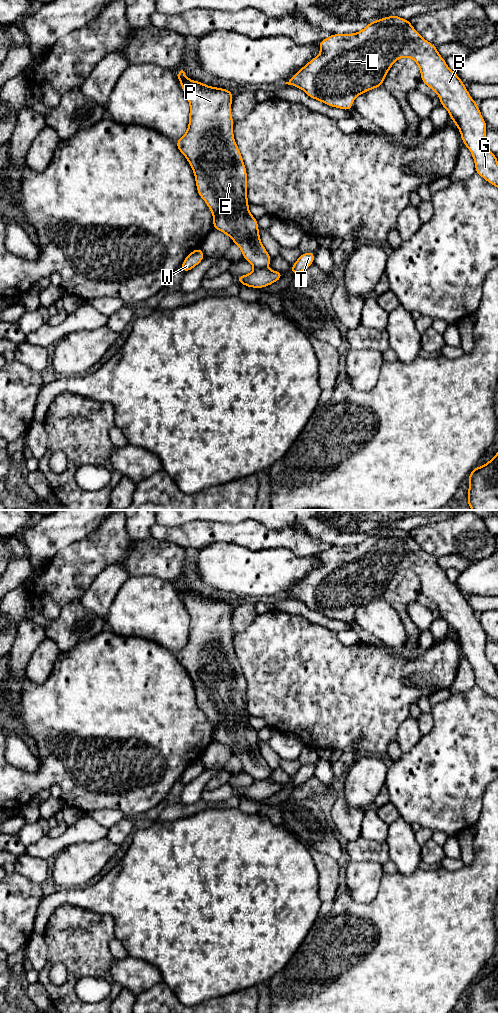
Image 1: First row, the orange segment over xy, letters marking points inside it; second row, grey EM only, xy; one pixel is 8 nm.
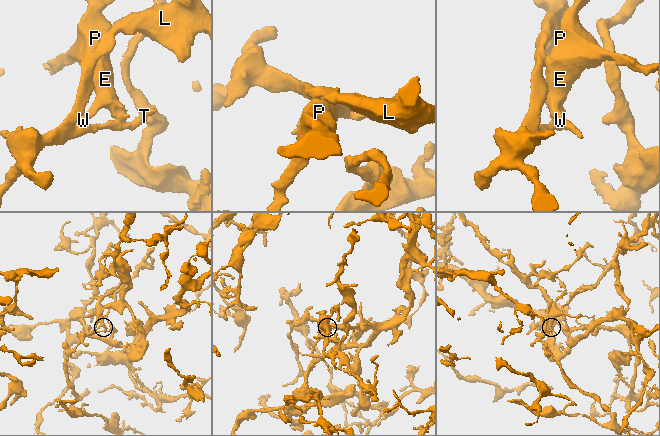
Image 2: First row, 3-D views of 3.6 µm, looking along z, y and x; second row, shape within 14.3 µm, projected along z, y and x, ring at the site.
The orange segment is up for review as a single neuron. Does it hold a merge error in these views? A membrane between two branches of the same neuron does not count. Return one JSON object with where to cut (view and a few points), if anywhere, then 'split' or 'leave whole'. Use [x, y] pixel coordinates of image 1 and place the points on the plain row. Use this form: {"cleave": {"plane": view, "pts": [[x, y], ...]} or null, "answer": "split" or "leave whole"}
{"cleave": {"plane": "xy", "pts": [[255, 779], [266, 780]]}, "answer": "split"}

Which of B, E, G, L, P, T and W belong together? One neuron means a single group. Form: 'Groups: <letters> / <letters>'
Groups: B G L T / E P W

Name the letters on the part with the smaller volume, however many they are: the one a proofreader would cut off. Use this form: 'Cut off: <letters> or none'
Cut off: E, P, W

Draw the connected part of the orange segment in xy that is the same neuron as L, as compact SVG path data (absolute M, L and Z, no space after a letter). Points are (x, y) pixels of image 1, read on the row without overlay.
M396 526L370 534L363 542L353 546L331 546L328 550L320 553L318 559L321 565L298 582L285 596L302 601L310 610L323 614L324 616L352 622L354 611L365 604L383 598L383 593L391 578L404 569L412 570L421 584L421 593L434 602L441 617L449 624L452 634L461 645L461 652L469 661L475 674L475 684L490 696L498 700L498 673L486 657L487 636L476 615L467 603L466 598L455 583L449 581L446 573L437 563L437 559L425 552L411 537L410 532L399 530Z

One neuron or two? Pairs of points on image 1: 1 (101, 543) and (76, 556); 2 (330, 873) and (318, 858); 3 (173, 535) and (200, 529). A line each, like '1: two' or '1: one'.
1: one
2: one
3: one

